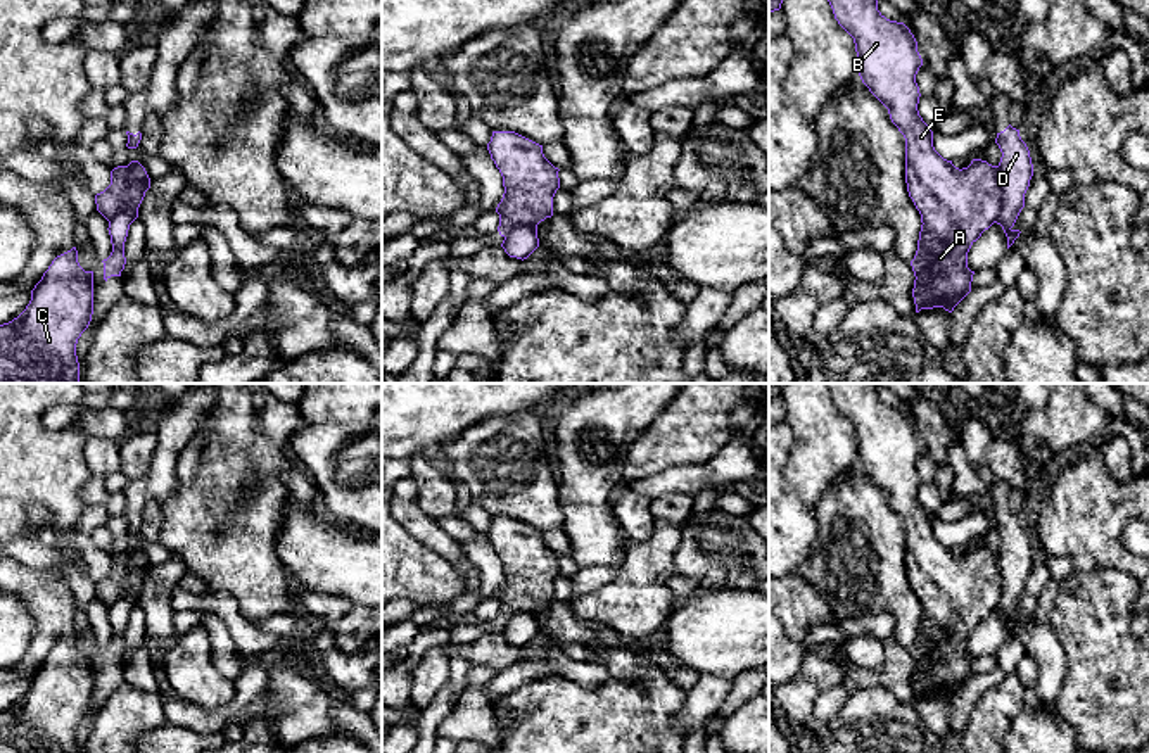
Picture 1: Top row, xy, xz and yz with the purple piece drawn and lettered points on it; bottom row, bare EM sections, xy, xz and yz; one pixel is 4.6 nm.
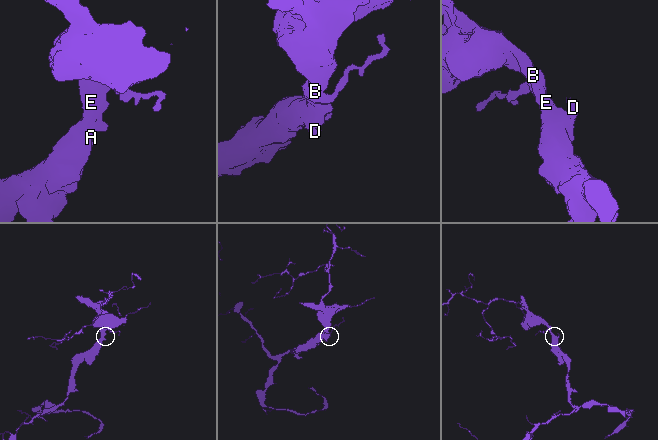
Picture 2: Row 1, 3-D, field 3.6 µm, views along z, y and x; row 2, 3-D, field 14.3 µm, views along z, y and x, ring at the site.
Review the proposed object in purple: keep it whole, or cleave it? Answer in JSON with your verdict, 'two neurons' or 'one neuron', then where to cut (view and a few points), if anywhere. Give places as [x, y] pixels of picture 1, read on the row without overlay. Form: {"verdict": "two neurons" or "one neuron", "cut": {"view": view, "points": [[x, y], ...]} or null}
{"verdict": "two neurons", "cut": {"view": "yz", "points": [[997, 553], [1001, 598], [994, 608]]}}

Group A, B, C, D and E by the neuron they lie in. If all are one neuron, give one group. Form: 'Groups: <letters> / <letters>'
Groups: A B C E / D

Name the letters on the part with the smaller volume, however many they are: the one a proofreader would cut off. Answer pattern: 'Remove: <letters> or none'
Remove: D

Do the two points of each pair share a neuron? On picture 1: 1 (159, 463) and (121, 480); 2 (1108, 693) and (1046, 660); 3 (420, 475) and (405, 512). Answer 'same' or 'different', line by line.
1: different
2: different
3: different

